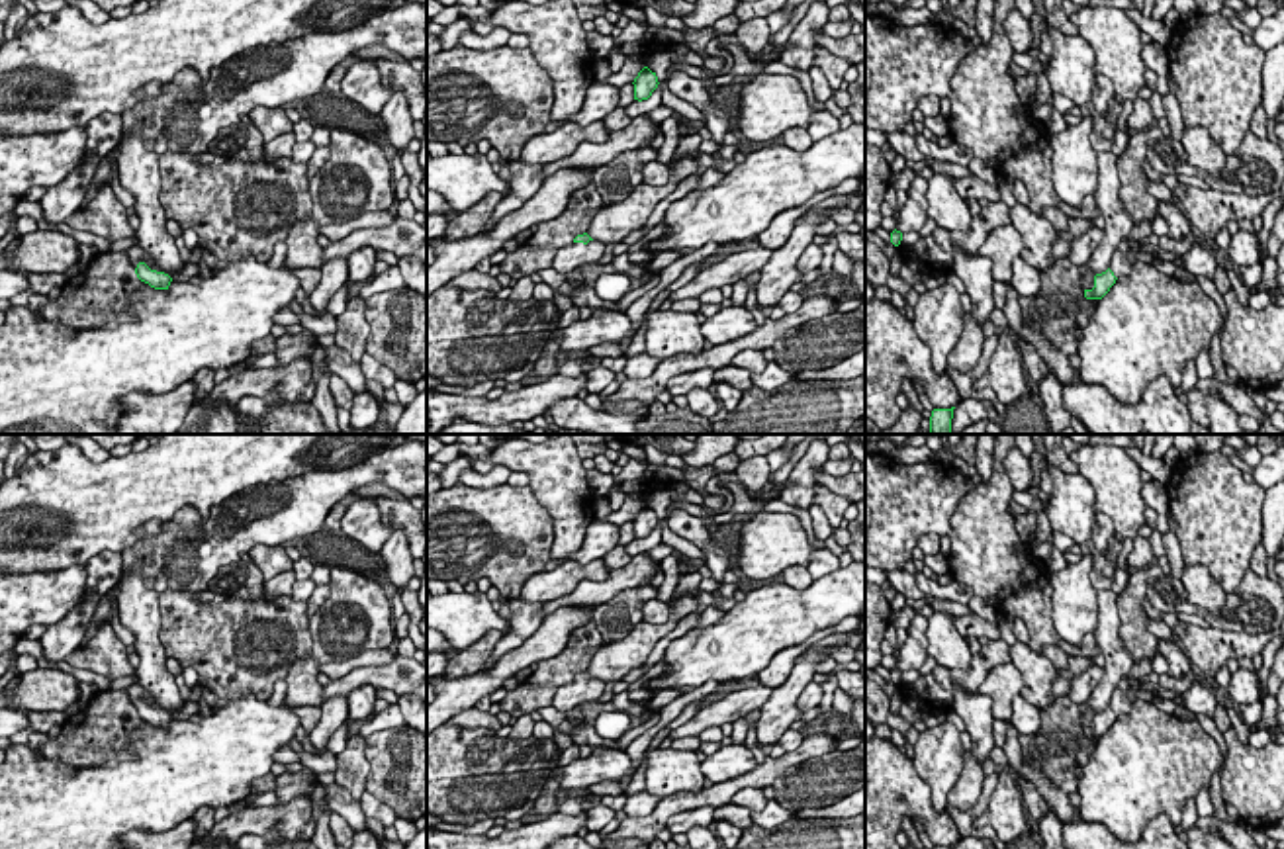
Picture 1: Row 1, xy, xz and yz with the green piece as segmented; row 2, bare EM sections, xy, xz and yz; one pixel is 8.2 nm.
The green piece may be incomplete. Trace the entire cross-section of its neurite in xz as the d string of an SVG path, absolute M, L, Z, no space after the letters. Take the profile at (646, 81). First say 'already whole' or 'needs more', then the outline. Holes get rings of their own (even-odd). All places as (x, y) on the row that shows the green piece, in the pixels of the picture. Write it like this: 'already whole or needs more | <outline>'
already whole | M644 67L632 84L634 84L634 100L642 102L652 96L652 92L658 88L660 82L656 72Z

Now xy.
needs more | M139 246L127 248L127 256L135 274L141 282L149 284L155 290L168 290L172 278L164 274Z

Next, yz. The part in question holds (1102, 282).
needs more | M1116 250L1112 254L1110 268L1102 274L1094 276L1094 288L1084 290L1086 299L1102 299L1110 288L1116 284L1118 278L1127 276L1131 272L1131 262L1127 260L1127 254Z

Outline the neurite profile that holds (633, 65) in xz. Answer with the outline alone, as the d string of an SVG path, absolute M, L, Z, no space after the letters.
M626 57L622 68L601 82L622 88L624 84L634 82L634 78L644 67L646 65L638 57Z

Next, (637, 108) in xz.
M658 84L658 88L652 92L652 96L648 100L634 100L628 108L626 108L626 115L630 119L636 119L644 113L650 113L652 110L656 110L658 106L662 106L662 84Z

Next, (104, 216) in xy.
M104 186L92 201L74 211L65 223L115 243L137 237L137 229L129 225L127 213L129 209L115 198L112 188Z

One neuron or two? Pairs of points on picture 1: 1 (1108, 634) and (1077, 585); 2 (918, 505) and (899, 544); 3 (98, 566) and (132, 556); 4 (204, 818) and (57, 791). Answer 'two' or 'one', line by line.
1: two
2: one
3: two
4: two

